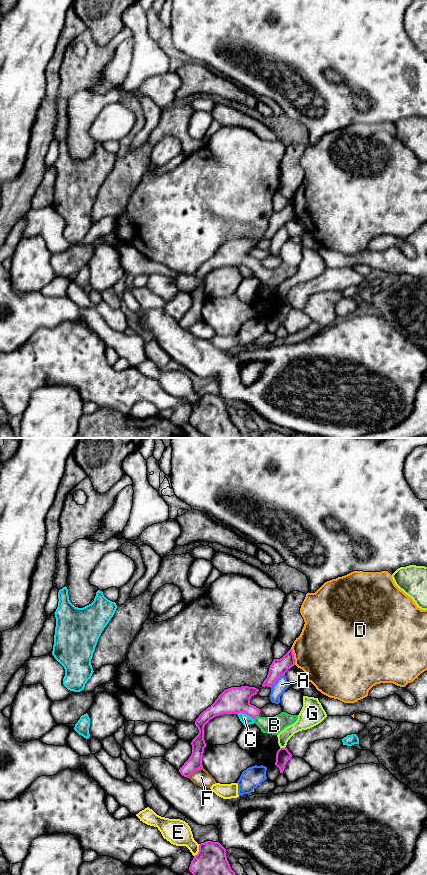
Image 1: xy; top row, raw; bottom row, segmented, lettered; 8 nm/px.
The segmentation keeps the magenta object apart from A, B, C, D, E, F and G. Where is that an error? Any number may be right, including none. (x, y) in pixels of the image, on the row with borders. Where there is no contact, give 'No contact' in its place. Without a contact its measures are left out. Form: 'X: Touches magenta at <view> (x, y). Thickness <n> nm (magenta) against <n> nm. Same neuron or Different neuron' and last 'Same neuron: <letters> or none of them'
A: Touches magenta at xy (276, 679). Thickness 140 nm (magenta) against 110 nm. Different neuron
B: Touches magenta at xy (255, 716). Thickness 220 nm (magenta) against 140 nm. Same neuron
C: Touches magenta at xy (245, 713). Thickness 220 nm (magenta) against 80 nm. Different neuron
D: Touches magenta at xy (293, 656). Thickness 140 nm (magenta) against 460 nm. Different neuron
E: Touches magenta at xy (199, 850). Thickness 240 nm (magenta) against 200 nm. Different neuron
F: Touches magenta at xy (194, 771). Thickness 120 nm (magenta) against 140 nm. Different neuron
G: Touches magenta at xy (282, 748). Thickness 110 nm (magenta) against 100 nm. Different neuron
Same neuron: B

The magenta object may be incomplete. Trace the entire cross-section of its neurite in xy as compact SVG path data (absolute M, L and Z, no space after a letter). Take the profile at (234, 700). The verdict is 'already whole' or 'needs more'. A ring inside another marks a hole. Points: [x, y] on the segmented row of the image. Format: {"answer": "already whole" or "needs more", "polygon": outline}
{"answer": "needs more", "polygon": "M249 686L225 689L215 702L199 715L195 721L199 733L191 742L191 756L179 769L182 776L188 778L196 770L203 768L202 757L204 748L207 746L204 740L204 727L216 716L245 713L254 720L261 732L272 735L278 735L286 727L297 721L298 715L291 715L286 712L281 712L274 717L260 717L260 709L250 704L251 697L256 695L258 691L259 689Z"}

